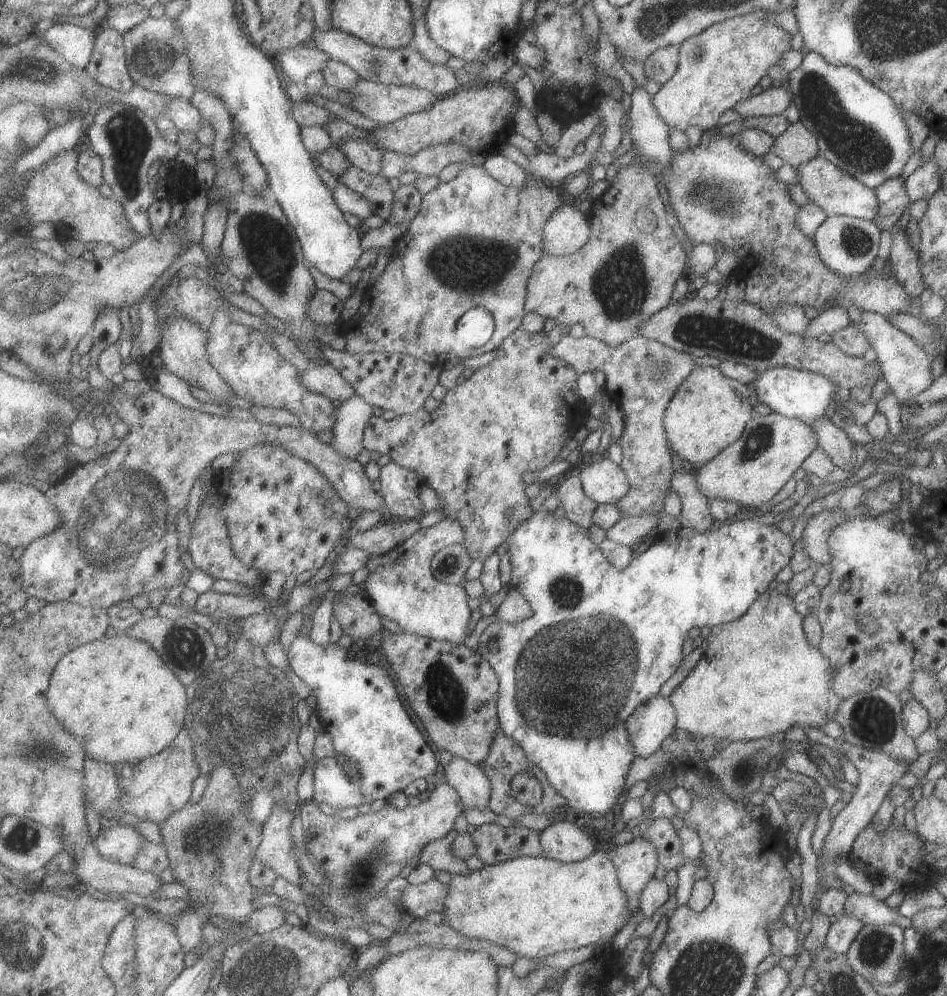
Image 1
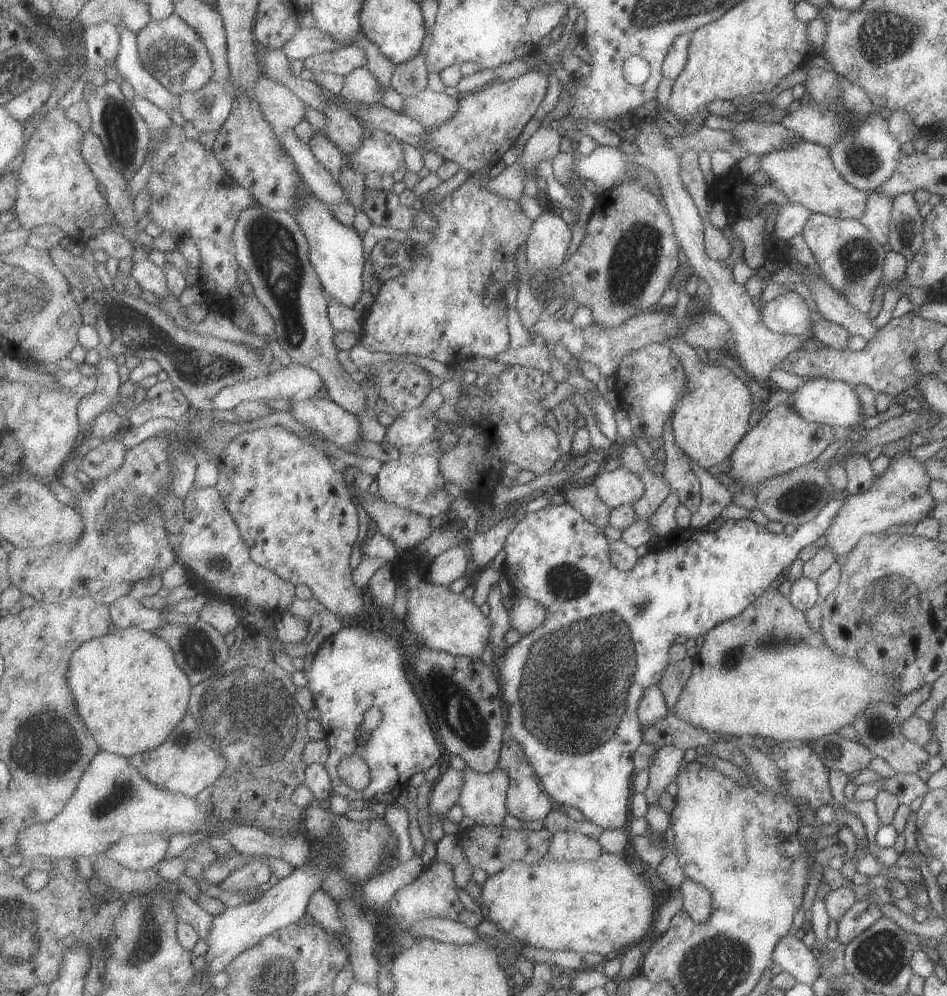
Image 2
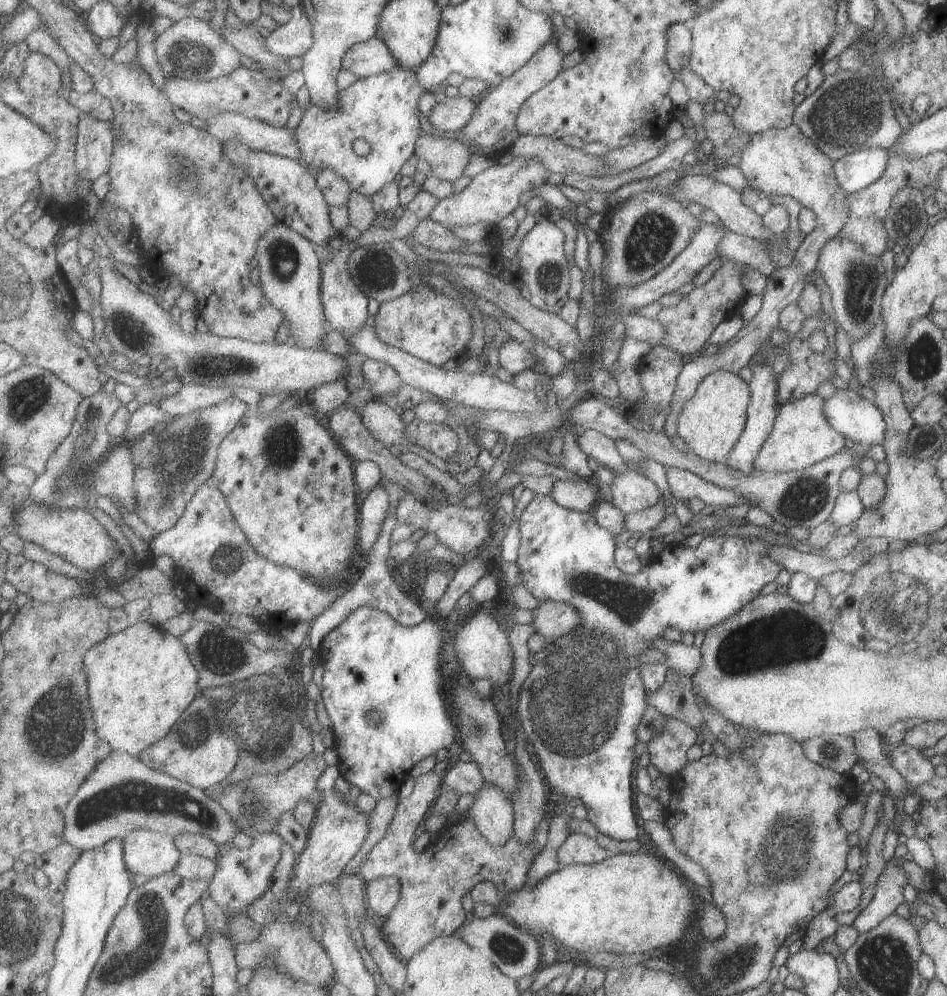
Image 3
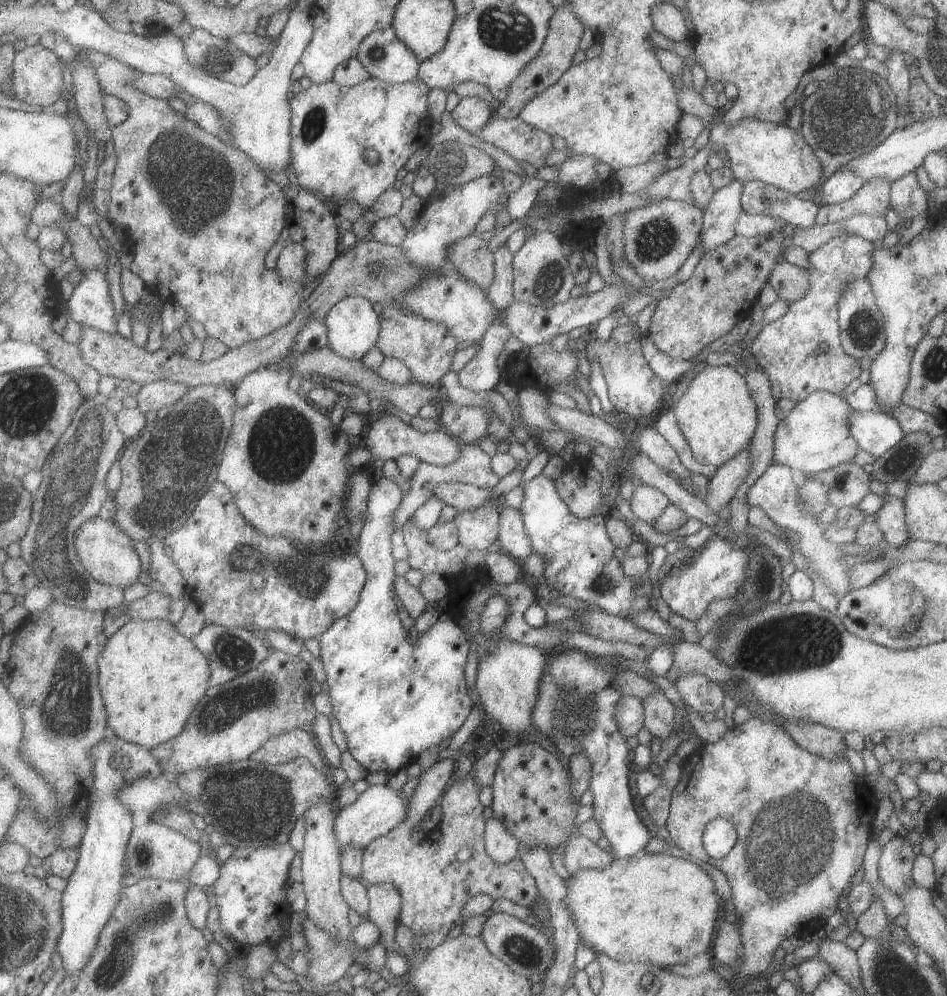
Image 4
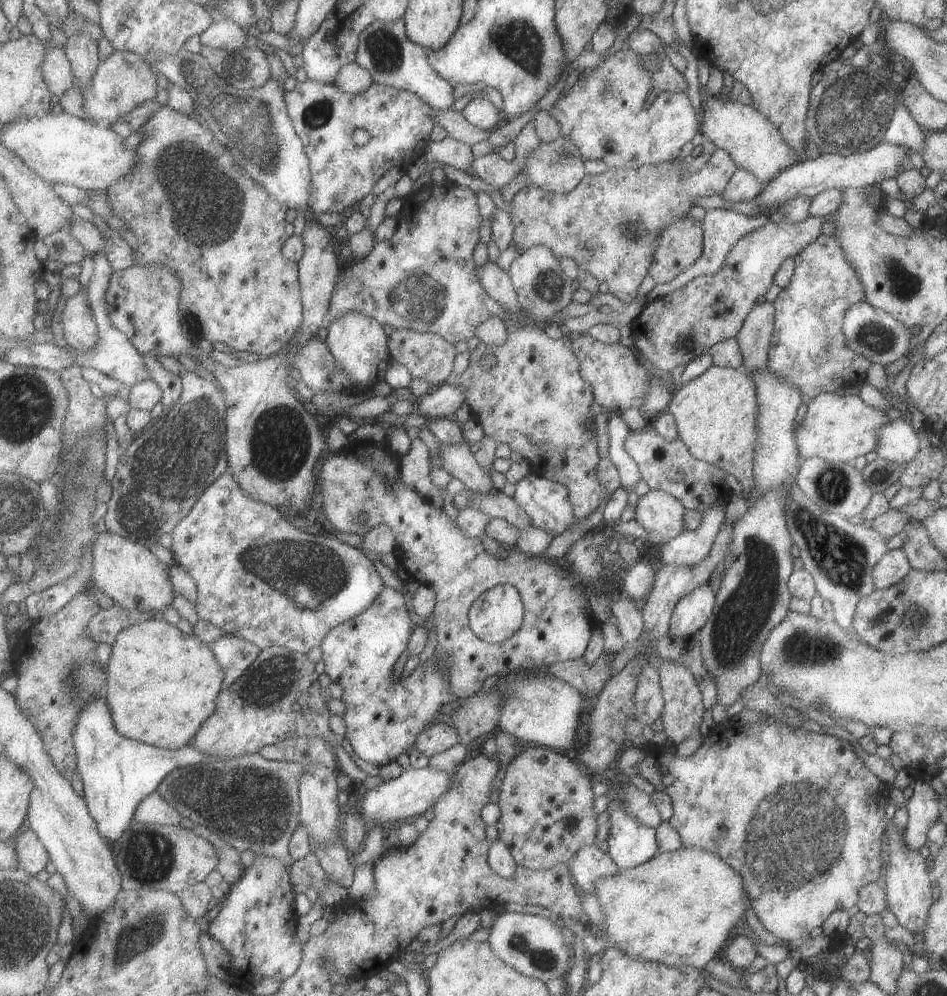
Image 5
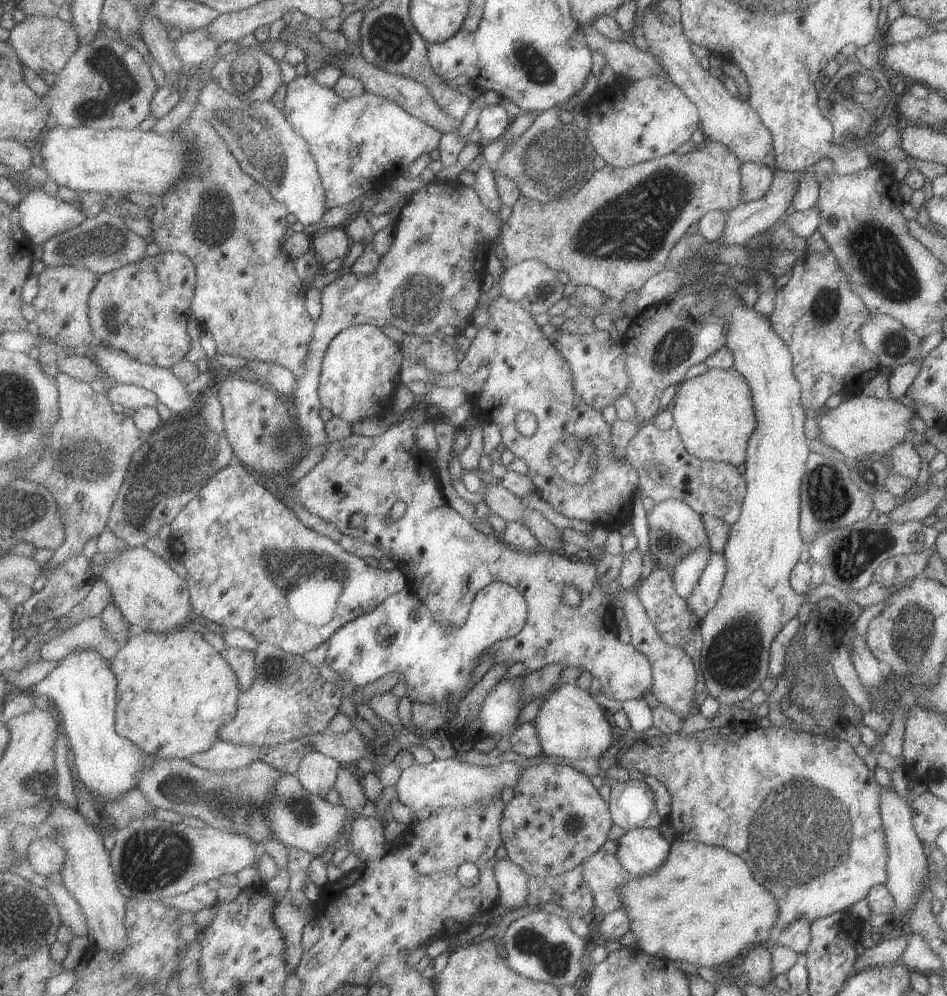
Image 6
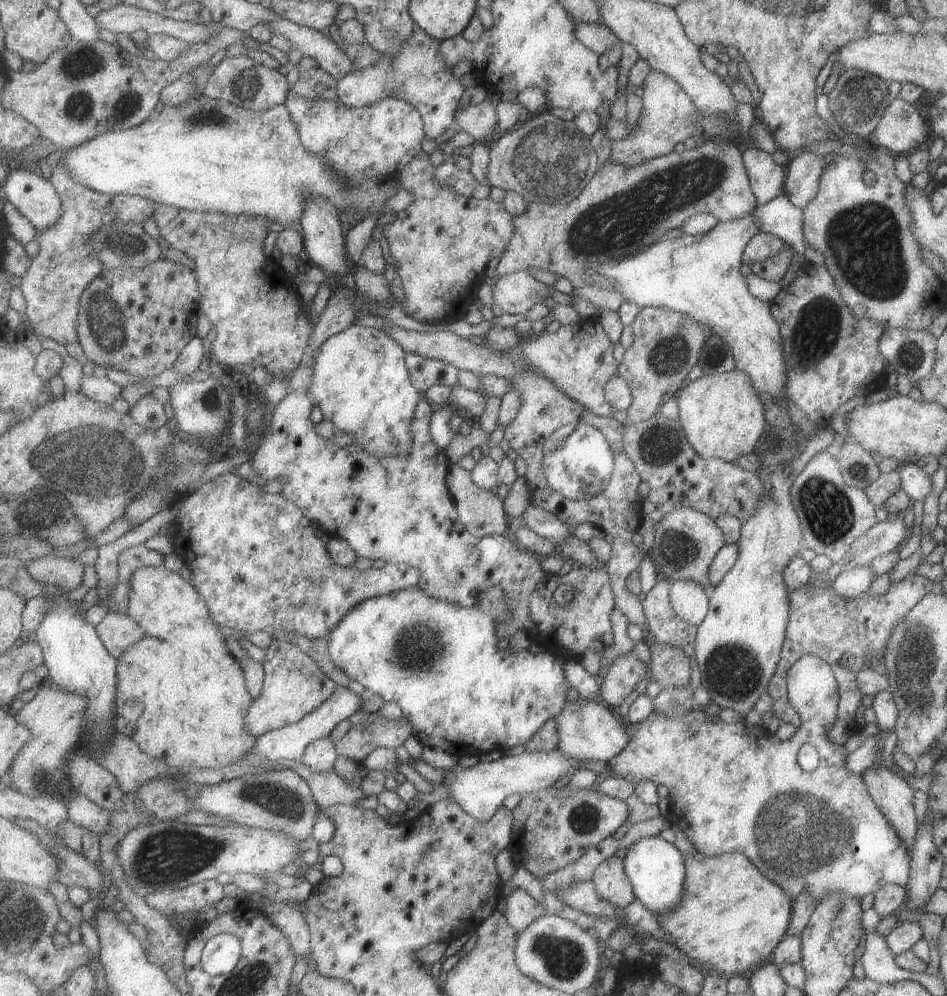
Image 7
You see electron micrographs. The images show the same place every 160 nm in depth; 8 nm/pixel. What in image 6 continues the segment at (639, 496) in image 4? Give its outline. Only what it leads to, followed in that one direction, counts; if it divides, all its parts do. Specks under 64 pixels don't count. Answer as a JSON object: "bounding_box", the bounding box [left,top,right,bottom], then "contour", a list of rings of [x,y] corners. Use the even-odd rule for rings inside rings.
{"bounding_box":[646,498,710,569],"contour":[[[671,498],[659,502],[659,504],[654,504],[653,508],[646,512],[646,518],[649,536],[649,554],[656,566],[672,569],[689,550],[710,548],[709,538],[705,534],[701,516],[681,500]]]}

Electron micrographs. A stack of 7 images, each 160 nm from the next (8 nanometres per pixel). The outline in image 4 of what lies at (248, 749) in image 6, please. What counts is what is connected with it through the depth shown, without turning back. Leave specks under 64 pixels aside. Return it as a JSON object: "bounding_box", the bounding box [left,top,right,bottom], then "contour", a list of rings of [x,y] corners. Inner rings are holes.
{"bounding_box":[57,733,165,978],"contour":[[[112,733],[109,738],[92,751],[92,755],[96,758],[96,784],[91,790],[91,810],[89,810],[86,820],[88,827],[80,844],[79,860],[68,878],[68,885],[64,890],[62,900],[64,931],[57,947],[57,953],[63,962],[65,978],[67,975],[79,975],[93,958],[93,955],[96,954],[101,933],[112,920],[112,916],[116,912],[116,908],[120,906],[124,894],[126,886],[122,880],[125,880],[128,874],[128,844],[132,839],[133,816],[131,816],[128,806],[124,805],[118,798],[120,788],[136,781],[141,776],[156,777],[165,773],[156,756],[153,756],[152,750],[124,741]]]}

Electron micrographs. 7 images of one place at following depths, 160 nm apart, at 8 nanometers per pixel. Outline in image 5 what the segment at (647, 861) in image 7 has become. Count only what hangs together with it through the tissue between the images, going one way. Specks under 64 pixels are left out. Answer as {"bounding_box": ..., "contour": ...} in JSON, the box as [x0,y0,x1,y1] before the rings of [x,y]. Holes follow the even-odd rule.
{"bounding_box":[605,792,657,869],"contour":[[[607,792],[605,797],[609,801],[605,812],[609,821],[609,830],[606,838],[608,844],[608,855],[611,860],[620,868],[628,869],[638,864],[643,864],[646,860],[649,860],[652,856],[657,854],[657,843],[655,838],[655,829],[645,826],[637,819],[634,819],[633,815],[630,815],[615,799],[609,800]]]}

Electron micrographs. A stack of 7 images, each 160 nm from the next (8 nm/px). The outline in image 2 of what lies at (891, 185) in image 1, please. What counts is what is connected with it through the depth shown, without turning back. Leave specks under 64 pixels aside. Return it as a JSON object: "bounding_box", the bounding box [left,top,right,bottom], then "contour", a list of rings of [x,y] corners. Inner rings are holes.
{"bounding_box":[858,191,892,245],"contour":[[[873,191],[868,194],[865,202],[865,212],[858,219],[867,232],[880,245],[885,244],[888,239],[888,226],[890,221],[890,210],[892,207],[892,198],[881,191]]]}

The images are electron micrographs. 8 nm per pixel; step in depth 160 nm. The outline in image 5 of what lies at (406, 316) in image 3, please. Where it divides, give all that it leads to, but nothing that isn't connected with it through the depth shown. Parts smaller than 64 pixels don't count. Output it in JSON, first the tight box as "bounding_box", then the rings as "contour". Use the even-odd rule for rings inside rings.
{"bounding_box":[388,329,457,388],"contour":[[[393,329],[388,337],[392,360],[407,366],[414,378],[426,381],[433,388],[447,384],[447,379],[454,375],[457,348],[434,332],[419,332],[413,329]]]}

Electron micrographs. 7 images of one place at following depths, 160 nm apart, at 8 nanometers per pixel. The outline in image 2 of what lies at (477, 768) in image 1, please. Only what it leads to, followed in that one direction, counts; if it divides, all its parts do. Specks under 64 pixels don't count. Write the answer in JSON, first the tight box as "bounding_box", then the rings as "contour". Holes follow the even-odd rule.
{"bounding_box":[459,765,510,827],"contour":[[[466,765],[461,772],[465,777],[459,804],[463,808],[463,815],[479,825],[494,827],[505,824],[506,816],[509,815],[506,800],[510,789],[510,776],[507,771],[495,768],[491,772],[480,773]]]}

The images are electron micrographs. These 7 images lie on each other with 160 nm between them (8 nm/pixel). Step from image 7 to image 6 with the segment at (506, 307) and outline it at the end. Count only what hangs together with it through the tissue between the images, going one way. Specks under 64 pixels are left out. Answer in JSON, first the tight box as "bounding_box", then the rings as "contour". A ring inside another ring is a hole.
{"bounding_box":[501,260,564,316],"contour":[[[525,260],[525,262],[505,270],[501,293],[505,294],[509,300],[521,304],[522,308],[525,308],[525,312],[532,314],[532,316],[546,313],[563,297],[564,286],[557,280],[556,274],[539,260]]]}

